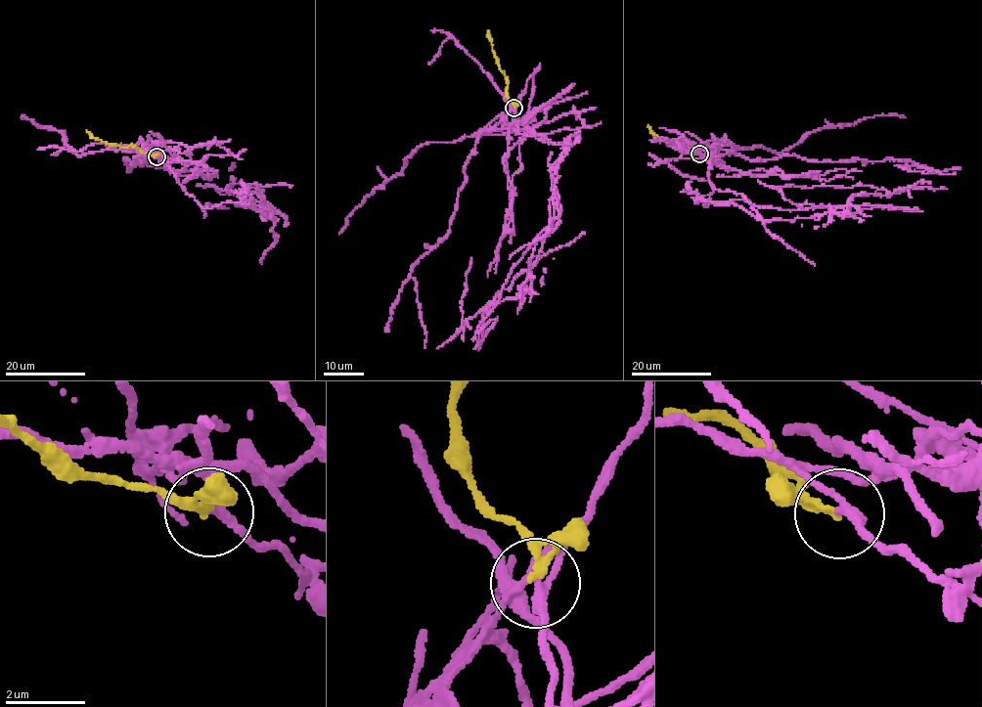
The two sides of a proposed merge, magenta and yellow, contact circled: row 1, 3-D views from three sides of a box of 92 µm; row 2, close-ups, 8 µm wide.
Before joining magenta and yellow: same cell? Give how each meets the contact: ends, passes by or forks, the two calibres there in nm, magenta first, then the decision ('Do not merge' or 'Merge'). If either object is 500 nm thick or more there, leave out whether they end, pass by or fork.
At the ring magenta passes by. At the ring yellow passes by. Thickness 220 nm (magenta) against 150 nm. Do not merge

